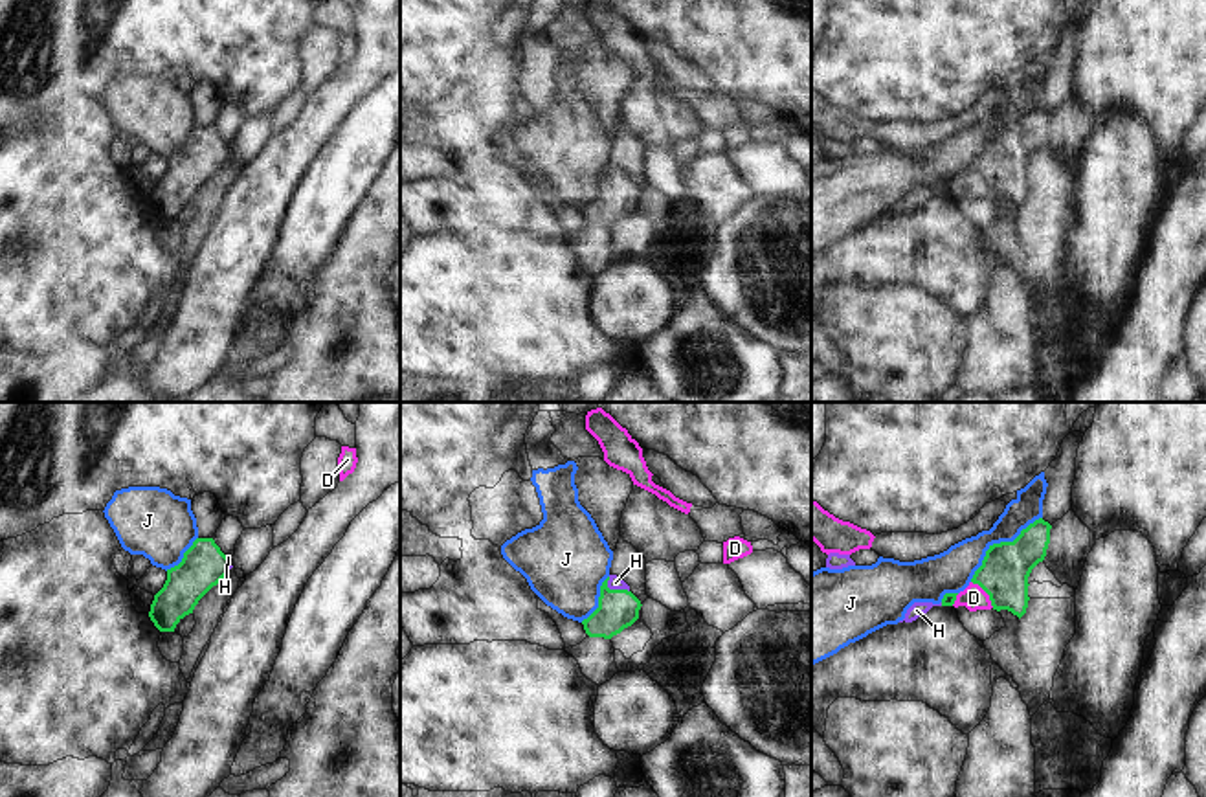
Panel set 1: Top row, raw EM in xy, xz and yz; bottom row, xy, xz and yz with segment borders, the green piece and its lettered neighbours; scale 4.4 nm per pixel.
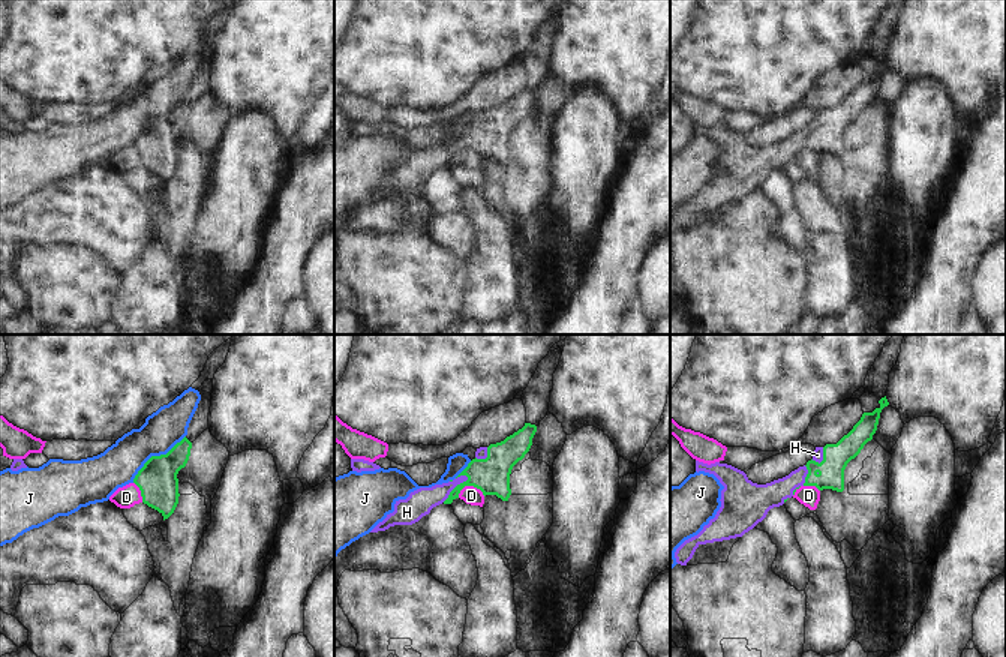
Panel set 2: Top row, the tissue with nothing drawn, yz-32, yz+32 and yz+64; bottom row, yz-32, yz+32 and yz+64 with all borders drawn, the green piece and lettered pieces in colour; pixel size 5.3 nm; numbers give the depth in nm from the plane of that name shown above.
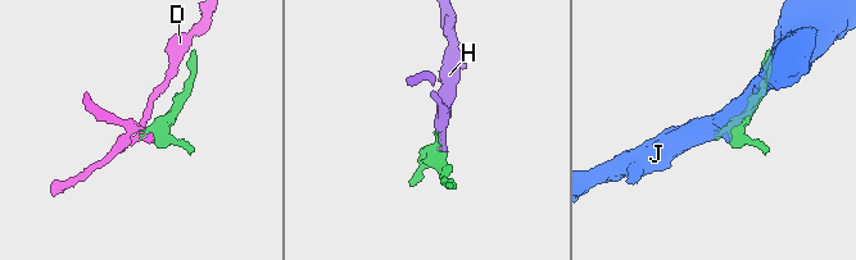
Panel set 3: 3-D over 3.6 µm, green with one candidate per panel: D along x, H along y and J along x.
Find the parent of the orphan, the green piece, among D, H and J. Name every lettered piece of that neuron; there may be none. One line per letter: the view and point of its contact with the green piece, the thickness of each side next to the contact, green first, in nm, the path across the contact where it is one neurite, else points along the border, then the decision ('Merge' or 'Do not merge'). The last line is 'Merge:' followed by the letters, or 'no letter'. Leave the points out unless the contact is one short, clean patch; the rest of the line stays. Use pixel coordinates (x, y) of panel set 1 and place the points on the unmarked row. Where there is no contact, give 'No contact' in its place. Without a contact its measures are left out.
D: Touches green at yz (986, 180). Thickness 220 nm (green) against 110 nm. Do not merge
H: Touches green at xz (614, 179). Thickness 180 nm (green) against 60 nm. Merge
J: Touches green at yz (1001, 131). Thickness 220 nm (green) against 180 nm. Do not merge
Merge: H

